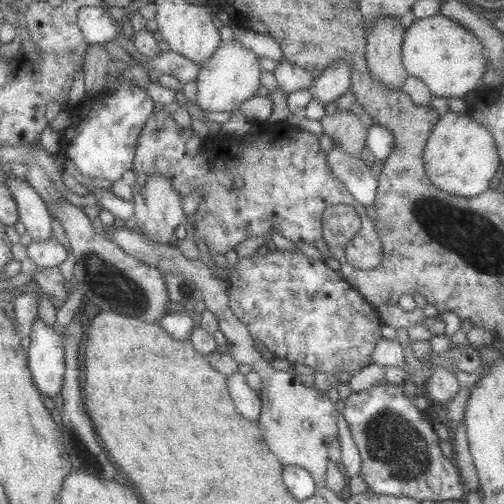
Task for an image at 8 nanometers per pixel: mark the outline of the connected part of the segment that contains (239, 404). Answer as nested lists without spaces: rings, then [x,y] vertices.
[[[236,371],[228,376],[229,394],[238,412],[248,420],[258,423],[261,413],[259,392],[246,383],[246,375]]]

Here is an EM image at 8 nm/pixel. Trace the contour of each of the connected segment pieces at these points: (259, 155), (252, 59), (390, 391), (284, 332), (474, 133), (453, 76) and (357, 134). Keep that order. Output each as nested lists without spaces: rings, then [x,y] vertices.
[[[156,104],[154,113],[148,117],[146,125],[137,141],[133,171],[135,182],[138,183],[135,190],[142,189],[153,175],[163,175],[172,184],[172,187],[183,196],[192,192],[202,192],[202,198],[194,217],[194,239],[202,240],[210,250],[218,254],[226,254],[230,250],[236,250],[240,242],[244,242],[250,236],[266,236],[272,230],[288,238],[296,245],[312,244],[322,238],[322,220],[326,208],[335,205],[349,205],[358,212],[361,219],[361,228],[358,234],[346,244],[345,258],[350,265],[360,270],[372,270],[382,262],[384,256],[383,244],[379,234],[366,214],[366,208],[355,200],[352,193],[332,173],[327,162],[327,156],[320,149],[319,137],[314,133],[298,129],[298,127],[282,124],[276,126],[270,132],[264,132],[262,136],[252,142],[240,142],[232,140],[228,136],[218,136],[216,140],[216,152],[212,148],[206,148],[192,127],[182,127],[175,121],[173,107]]]
[[[232,39],[221,43],[216,52],[205,60],[197,76],[196,100],[192,101],[194,112],[234,112],[260,88],[260,57],[254,51],[244,47],[240,41]]]
[[[375,384],[370,389],[352,392],[345,401],[342,413],[347,420],[350,433],[361,456],[361,476],[368,488],[376,494],[407,496],[414,500],[464,501],[467,496],[466,484],[453,459],[443,455],[440,438],[433,428],[433,421],[426,411],[419,410],[403,392],[403,385]]]
[[[274,248],[267,254],[255,253],[238,258],[229,278],[229,305],[232,313],[246,323],[250,335],[275,357],[288,360],[292,365],[304,364],[316,372],[342,371],[358,373],[372,363],[372,351],[382,336],[382,322],[377,308],[360,292],[342,279],[325,262],[314,260],[302,252]]]
[[[448,111],[441,115],[424,148],[423,163],[432,184],[443,192],[473,197],[490,189],[490,181],[498,174],[500,156],[492,133],[486,126],[465,114]]]
[[[440,13],[428,18],[414,20],[410,27],[405,29],[402,42],[402,65],[409,75],[418,77],[430,89],[434,96],[446,98],[464,98],[470,91],[474,91],[480,85],[480,79],[488,69],[486,51],[478,37],[472,31],[462,27],[460,23]]]
[[[338,109],[334,114],[322,116],[320,123],[326,135],[334,141],[334,146],[348,155],[361,156],[367,146],[368,128],[362,124],[356,114]]]

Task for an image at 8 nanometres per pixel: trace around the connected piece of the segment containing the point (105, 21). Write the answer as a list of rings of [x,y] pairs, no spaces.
[[[82,6],[77,14],[78,26],[90,44],[106,44],[115,39],[121,28],[100,6]]]

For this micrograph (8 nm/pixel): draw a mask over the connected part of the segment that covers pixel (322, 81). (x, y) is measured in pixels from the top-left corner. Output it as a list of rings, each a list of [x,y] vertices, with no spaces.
[[[336,62],[332,66],[328,65],[322,74],[313,82],[313,98],[316,98],[320,104],[336,103],[341,94],[348,92],[352,84],[352,66],[348,62]]]

